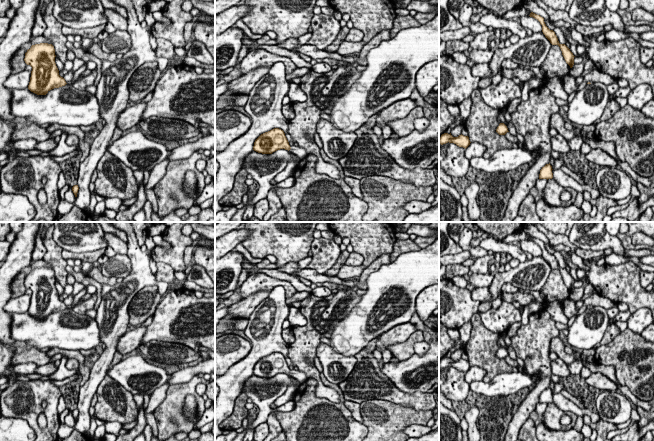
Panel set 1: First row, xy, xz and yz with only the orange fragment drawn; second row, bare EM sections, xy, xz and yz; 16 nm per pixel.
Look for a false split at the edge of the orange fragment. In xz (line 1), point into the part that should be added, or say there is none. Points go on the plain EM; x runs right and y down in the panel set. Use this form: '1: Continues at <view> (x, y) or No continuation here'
1: Continues at xz (301, 377)

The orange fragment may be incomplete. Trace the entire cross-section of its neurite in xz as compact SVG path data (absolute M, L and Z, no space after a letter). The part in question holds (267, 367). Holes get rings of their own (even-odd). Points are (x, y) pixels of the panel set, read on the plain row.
M274 352L261 358L254 366L253 374L262 378L272 378L273 376L285 373L290 374L295 380L303 383L307 380L304 372L290 370L283 354Z

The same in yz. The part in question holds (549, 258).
M531 236L529 240L537 243L540 246L540 248L542 249L542 256L545 259L545 261L550 265L550 267L552 269L558 269L560 271L560 273L562 275L562 279L563 279L566 287L570 290L570 292L572 292L573 289L574 289L574 281L575 280L570 275L570 273L565 268L560 268L559 267L555 256L553 254L550 254L546 250L543 241L541 241L540 239L537 239L537 238L533 237L533 236Z

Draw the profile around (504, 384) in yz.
M521 371L500 373L488 383L483 380L470 383L470 390L484 398L497 398L516 394L533 386L537 380L538 375L530 376Z

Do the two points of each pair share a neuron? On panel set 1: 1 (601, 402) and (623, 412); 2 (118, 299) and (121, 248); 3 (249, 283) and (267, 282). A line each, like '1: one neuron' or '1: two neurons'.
1: one neuron
2: two neurons
3: one neuron

